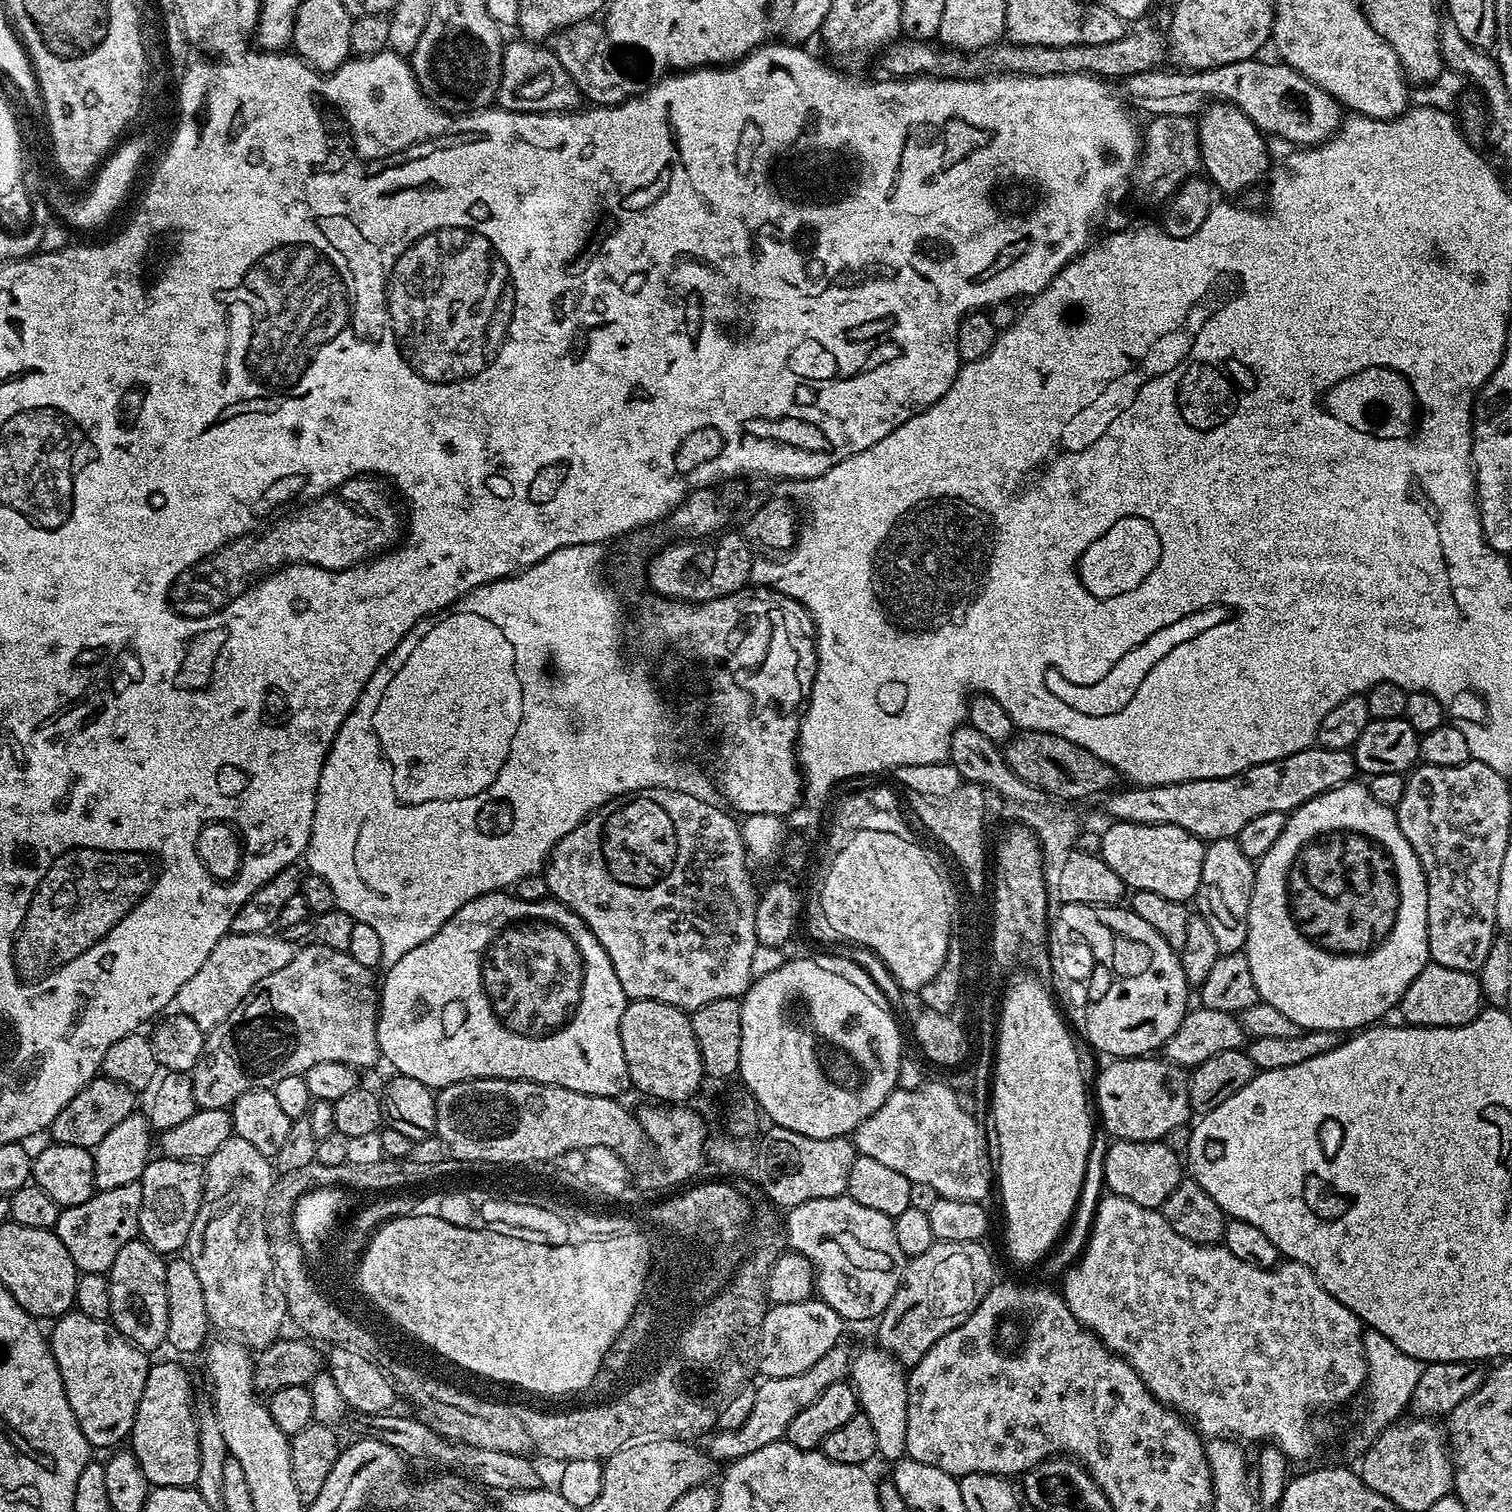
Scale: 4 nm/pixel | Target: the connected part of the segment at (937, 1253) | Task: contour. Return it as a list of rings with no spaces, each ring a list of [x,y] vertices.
[[[937,1240],[930,1250],[911,1257],[904,1265],[902,1282],[890,1298],[883,1316],[879,1317],[879,1347],[892,1355],[905,1366],[916,1364],[938,1338],[950,1334],[986,1298],[997,1279],[996,1268],[992,1265],[992,1256],[984,1249],[983,1243],[946,1242]]]

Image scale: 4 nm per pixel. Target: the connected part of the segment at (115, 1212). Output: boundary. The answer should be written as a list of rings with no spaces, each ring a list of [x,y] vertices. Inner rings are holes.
[[[138,1182],[130,1186],[117,1186],[115,1190],[95,1191],[92,1197],[78,1206],[61,1208],[54,1231],[62,1246],[66,1246],[70,1258],[74,1258],[76,1269],[81,1273],[107,1274],[122,1246],[137,1239],[140,1230],[138,1210],[142,1210],[142,1186]]]

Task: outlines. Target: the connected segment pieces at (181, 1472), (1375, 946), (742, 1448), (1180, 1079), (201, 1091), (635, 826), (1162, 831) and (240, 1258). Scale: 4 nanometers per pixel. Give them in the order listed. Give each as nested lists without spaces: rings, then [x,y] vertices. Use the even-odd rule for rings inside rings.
[[[172,1360],[153,1363],[148,1370],[142,1402],[134,1418],[130,1450],[142,1466],[149,1485],[157,1488],[190,1488],[198,1478],[198,1426],[197,1413],[192,1412],[192,1384],[188,1372]]]
[[[1356,783],[1339,784],[1334,790],[1318,794],[1314,798],[1310,798],[1310,802],[1306,802],[1302,806],[1295,808],[1293,812],[1287,813],[1288,821],[1282,830],[1282,834],[1278,834],[1278,839],[1274,842],[1274,846],[1270,846],[1270,850],[1266,850],[1266,854],[1256,864],[1254,894],[1250,898],[1250,914],[1248,915],[1248,941],[1244,943],[1244,952],[1250,962],[1250,974],[1254,974],[1254,986],[1258,986],[1258,994],[1263,1003],[1274,1006],[1277,1010],[1282,1010],[1282,1014],[1286,1014],[1286,1018],[1290,1018],[1290,1022],[1298,1022],[1301,1030],[1309,1032],[1330,1030],[1331,1032],[1348,1034],[1353,1030],[1363,1030],[1377,1022],[1383,1021],[1387,1017],[1384,1015],[1391,1008],[1393,1011],[1399,1005],[1401,998],[1406,994],[1406,990],[1410,986],[1410,982],[1414,982],[1414,978],[1418,978],[1420,971],[1430,963],[1428,954],[1428,887],[1426,886],[1424,871],[1422,870],[1422,862],[1418,862],[1418,854],[1414,854],[1414,846],[1410,846],[1410,842],[1406,842],[1406,834],[1402,834],[1402,830],[1398,826],[1398,818],[1395,811],[1382,806],[1382,802],[1378,802],[1378,798],[1374,798],[1374,794],[1370,794],[1367,783]]]
[[[841,1342],[826,1350],[825,1356],[818,1358],[818,1362],[814,1362],[814,1366],[802,1374],[794,1374],[790,1378],[761,1379],[761,1384],[756,1388],[754,1410],[750,1410],[750,1418],[746,1418],[746,1422],[733,1432],[717,1431],[711,1437],[713,1440],[706,1445],[708,1455],[717,1462],[731,1462],[746,1454],[754,1454],[754,1450],[773,1444],[776,1440],[785,1439],[790,1422],[794,1422],[794,1418],[798,1418],[798,1414],[802,1414],[802,1410],[806,1410],[806,1406],[810,1406],[810,1402],[814,1402],[818,1394],[826,1390],[826,1386],[834,1386],[849,1379],[854,1352],[846,1344]]]
[[[1148,1054],[1116,1058],[1101,1070],[1096,1080],[1094,1108],[1109,1137],[1118,1140],[1163,1140],[1170,1130],[1189,1123],[1188,1116],[1193,1115],[1188,1089],[1189,1073],[1167,1058],[1152,1059],[1156,1058]]]
[[[319,942],[305,943],[303,947],[296,951],[294,958],[290,958],[290,962],[286,962],[286,966],[282,966],[282,970],[274,970],[274,974],[262,978],[262,982],[258,982],[258,986],[254,986],[254,990],[250,990],[250,994],[246,994],[246,998],[242,1002],[238,1002],[238,1006],[234,1006],[234,1010],[230,1010],[227,1018],[218,1027],[213,1028],[211,1032],[205,1035],[201,1057],[198,1058],[197,1064],[190,1071],[194,1082],[194,1102],[197,1109],[228,1108],[239,1096],[246,1094],[250,1090],[272,1088],[278,1082],[282,1082],[282,1078],[303,1076],[312,1066],[322,1062],[344,1063],[355,1070],[376,1068],[378,1061],[372,1056],[372,1051],[379,1049],[377,1046],[379,989],[377,977],[375,980],[372,976],[375,976],[373,969],[354,962],[354,958],[350,958],[347,951],[339,952]]]
[[[647,788],[625,796],[615,796],[610,802],[591,812],[578,826],[574,826],[570,834],[563,836],[554,846],[542,869],[549,897],[574,910],[574,914],[578,914],[578,918],[582,918],[582,922],[590,926],[594,938],[602,942],[602,950],[606,950],[614,966],[614,974],[618,974],[618,982],[622,982],[622,990],[629,1000],[666,1002],[691,1014],[706,1006],[706,1002],[718,1002],[722,998],[735,1000],[743,997],[748,987],[752,985],[754,979],[752,963],[756,960],[756,952],[758,953],[754,930],[758,892],[757,889],[752,889],[752,876],[748,873],[750,857],[748,848],[742,842],[740,824],[735,820],[737,817],[727,816],[722,809],[715,808],[712,803],[711,799],[699,800],[696,796],[677,792],[674,788]]]
[[[1117,820],[1109,823],[1108,829],[1102,832],[1102,850],[1100,855],[1122,878],[1122,882],[1132,890],[1154,890],[1154,894],[1162,894],[1171,900],[1191,901],[1198,890],[1198,882],[1202,878],[1202,858],[1206,847],[1205,841],[1199,840],[1194,834],[1182,830],[1182,826],[1169,824],[1139,824],[1138,822],[1122,822]]]
[[[233,1135],[226,1142],[222,1142],[222,1146],[218,1146],[218,1150],[214,1150],[214,1154],[209,1156],[203,1165],[204,1170],[204,1193],[202,1194],[202,1202],[198,1214],[192,1223],[192,1229],[188,1235],[188,1243],[186,1245],[186,1259],[194,1266],[194,1270],[198,1274],[198,1279],[202,1281],[202,1294],[206,1297],[206,1314],[208,1315],[209,1325],[213,1329],[216,1328],[217,1333],[223,1334],[225,1337],[231,1338],[238,1344],[243,1344],[249,1350],[259,1350],[269,1348],[275,1340],[281,1335],[280,1327],[286,1324],[288,1320],[288,1300],[284,1296],[284,1290],[281,1281],[274,1275],[274,1251],[268,1245],[268,1234],[270,1228],[263,1222],[262,1209],[265,1207],[266,1196],[270,1194],[271,1186],[274,1181],[274,1164],[267,1156],[250,1146],[250,1142],[246,1142],[246,1138]]]

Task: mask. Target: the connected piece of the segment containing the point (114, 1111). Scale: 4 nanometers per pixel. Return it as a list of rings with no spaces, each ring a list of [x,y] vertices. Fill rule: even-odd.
[[[103,1074],[97,1075],[96,1079],[90,1081],[82,1090],[78,1090],[78,1094],[74,1094],[74,1098],[66,1102],[66,1106],[62,1106],[50,1129],[51,1143],[82,1146],[89,1150],[96,1148],[98,1142],[102,1142],[102,1138],[106,1138],[106,1134],[110,1134],[110,1130],[114,1130],[114,1126],[122,1122],[122,1118],[137,1111],[136,1096],[137,1093],[130,1086],[114,1082]]]

